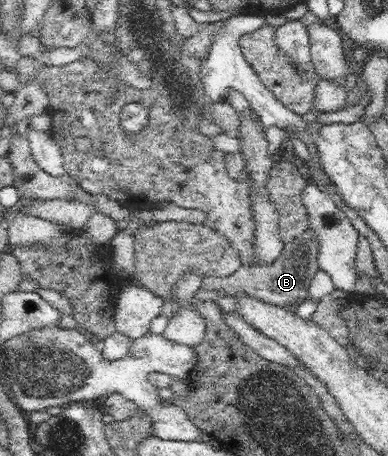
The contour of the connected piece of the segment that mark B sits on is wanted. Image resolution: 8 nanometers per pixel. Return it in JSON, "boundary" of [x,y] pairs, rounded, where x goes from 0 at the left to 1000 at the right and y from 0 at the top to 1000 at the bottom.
{"boundary":[[[796,498],[776,518],[737,531],[719,557],[719,566],[698,579],[621,581],[611,596],[601,596],[575,610],[557,605],[526,607],[518,634],[544,636],[564,643],[572,651],[611,651],[631,647],[647,656],[670,658],[688,667],[745,675],[760,667],[768,673],[784,658],[796,656],[796,632],[817,583],[822,561],[822,524],[812,507]]]}

